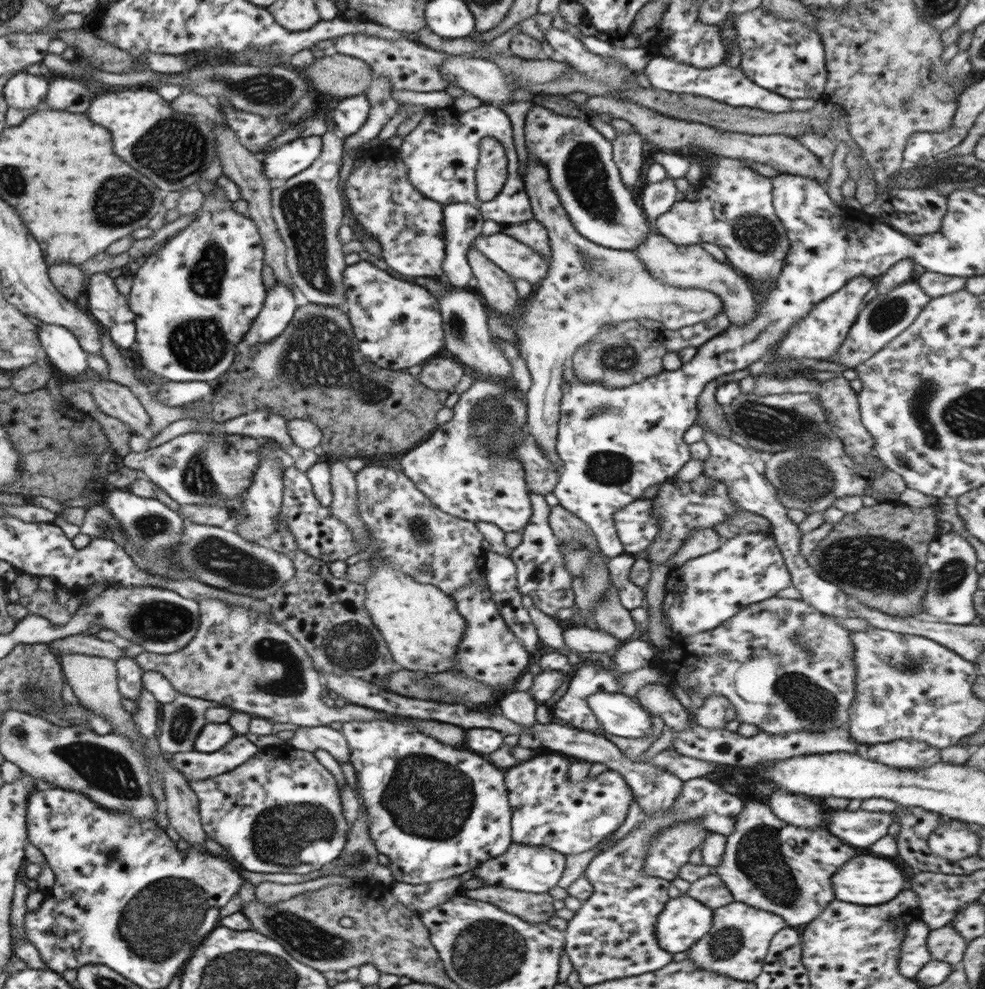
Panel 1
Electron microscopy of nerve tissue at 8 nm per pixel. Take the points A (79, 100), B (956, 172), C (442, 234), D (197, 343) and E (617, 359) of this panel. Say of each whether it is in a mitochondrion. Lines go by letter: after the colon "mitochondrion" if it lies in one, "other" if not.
A: other
B: mitochondrion
C: other
D: mitochondrion
E: mitochondrion

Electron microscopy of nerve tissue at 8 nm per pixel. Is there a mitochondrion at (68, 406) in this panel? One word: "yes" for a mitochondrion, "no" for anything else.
no

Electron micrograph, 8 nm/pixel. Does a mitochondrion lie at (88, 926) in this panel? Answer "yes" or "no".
no

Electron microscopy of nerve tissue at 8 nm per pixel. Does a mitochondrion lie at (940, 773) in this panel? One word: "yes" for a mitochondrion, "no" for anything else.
no

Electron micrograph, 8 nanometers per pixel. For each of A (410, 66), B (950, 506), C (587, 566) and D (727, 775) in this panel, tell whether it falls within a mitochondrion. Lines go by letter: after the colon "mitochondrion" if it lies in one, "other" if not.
A: other
B: other
C: mitochondrion
D: other

